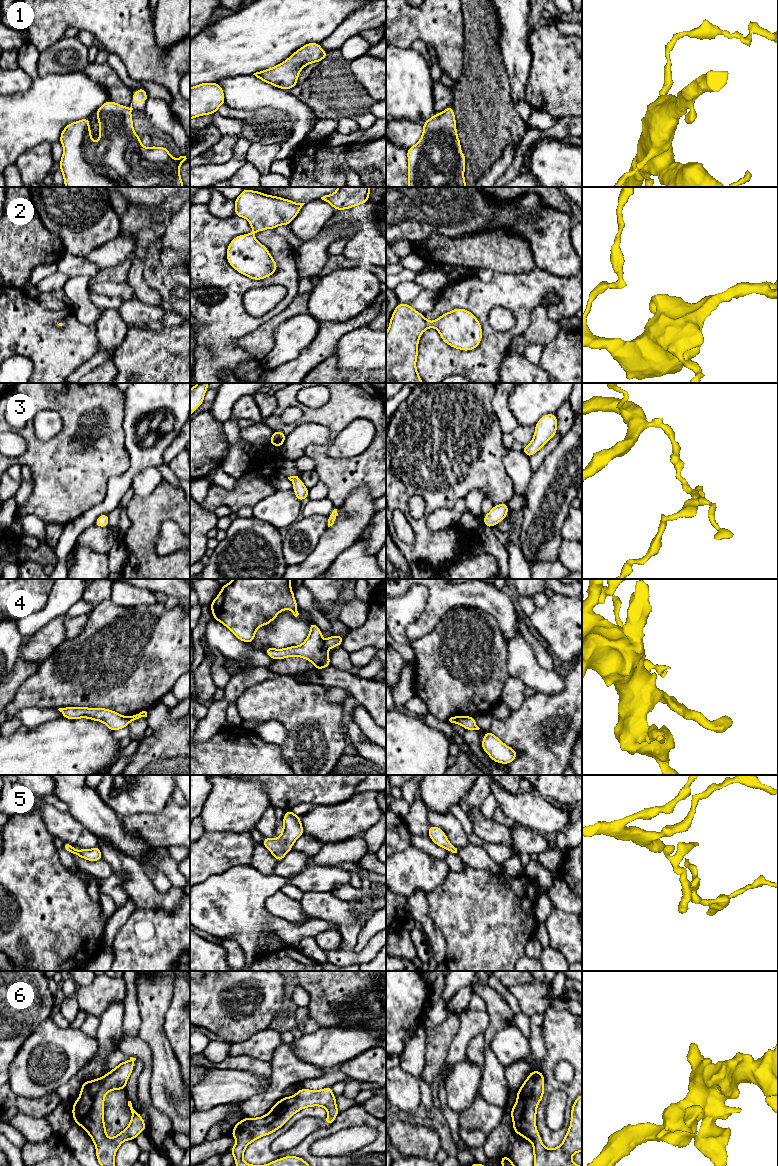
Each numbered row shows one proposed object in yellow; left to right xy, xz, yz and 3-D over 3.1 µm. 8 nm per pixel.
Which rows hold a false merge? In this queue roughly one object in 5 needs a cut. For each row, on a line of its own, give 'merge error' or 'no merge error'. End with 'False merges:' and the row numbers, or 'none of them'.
1: no merge error
2: no merge error
3: no merge error
4: merge error
5: no merge error
6: no merge error
False merges: 4

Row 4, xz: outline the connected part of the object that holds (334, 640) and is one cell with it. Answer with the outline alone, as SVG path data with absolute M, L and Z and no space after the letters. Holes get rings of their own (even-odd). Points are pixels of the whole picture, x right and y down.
M332 635L324 641L325 647L327 649L334 648L336 646L342 645L343 636Z

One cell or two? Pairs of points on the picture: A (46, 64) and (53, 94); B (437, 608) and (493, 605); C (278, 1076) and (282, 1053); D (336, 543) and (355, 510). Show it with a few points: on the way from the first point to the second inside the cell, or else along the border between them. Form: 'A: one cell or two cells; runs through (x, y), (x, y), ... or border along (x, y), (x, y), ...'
A: two cells; border along (39, 52), (37, 72), (40, 75), (71, 73)
B: one cell; runs through (451, 598), (479, 598)
C: one cell; runs through (282, 1070), (282, 1059)
D: one cell; runs through (341, 535), (355, 518)

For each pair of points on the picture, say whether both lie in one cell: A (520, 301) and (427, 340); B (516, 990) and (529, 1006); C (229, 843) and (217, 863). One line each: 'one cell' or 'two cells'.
A: one cell
B: one cell
C: one cell

